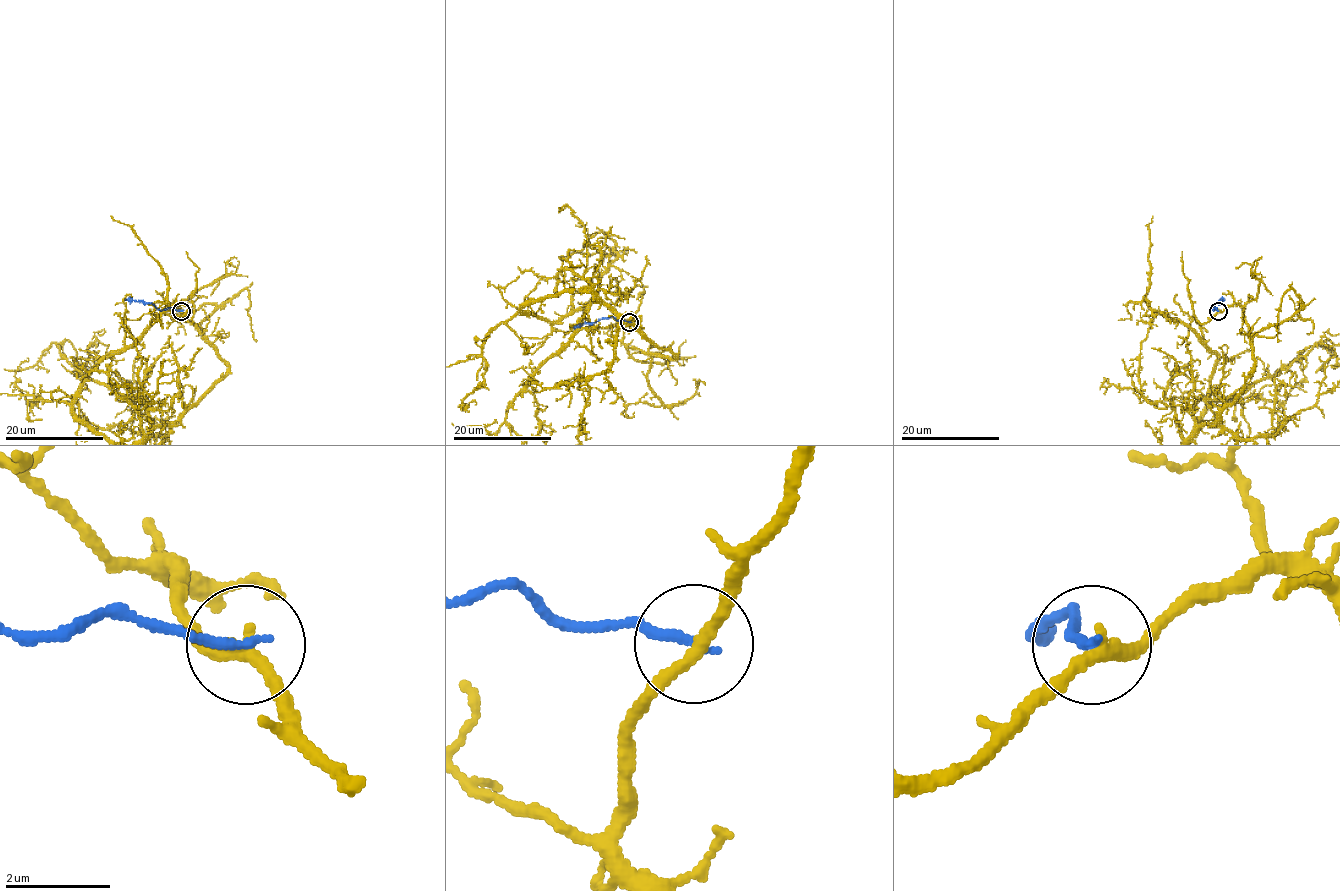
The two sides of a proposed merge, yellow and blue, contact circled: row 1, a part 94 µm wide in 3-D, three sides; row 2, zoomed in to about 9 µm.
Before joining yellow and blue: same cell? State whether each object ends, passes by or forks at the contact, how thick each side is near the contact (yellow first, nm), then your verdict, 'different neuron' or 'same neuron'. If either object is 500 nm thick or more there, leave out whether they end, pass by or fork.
yellow passes by; blue ends; calibres 260 and 200 nm; different neuron

